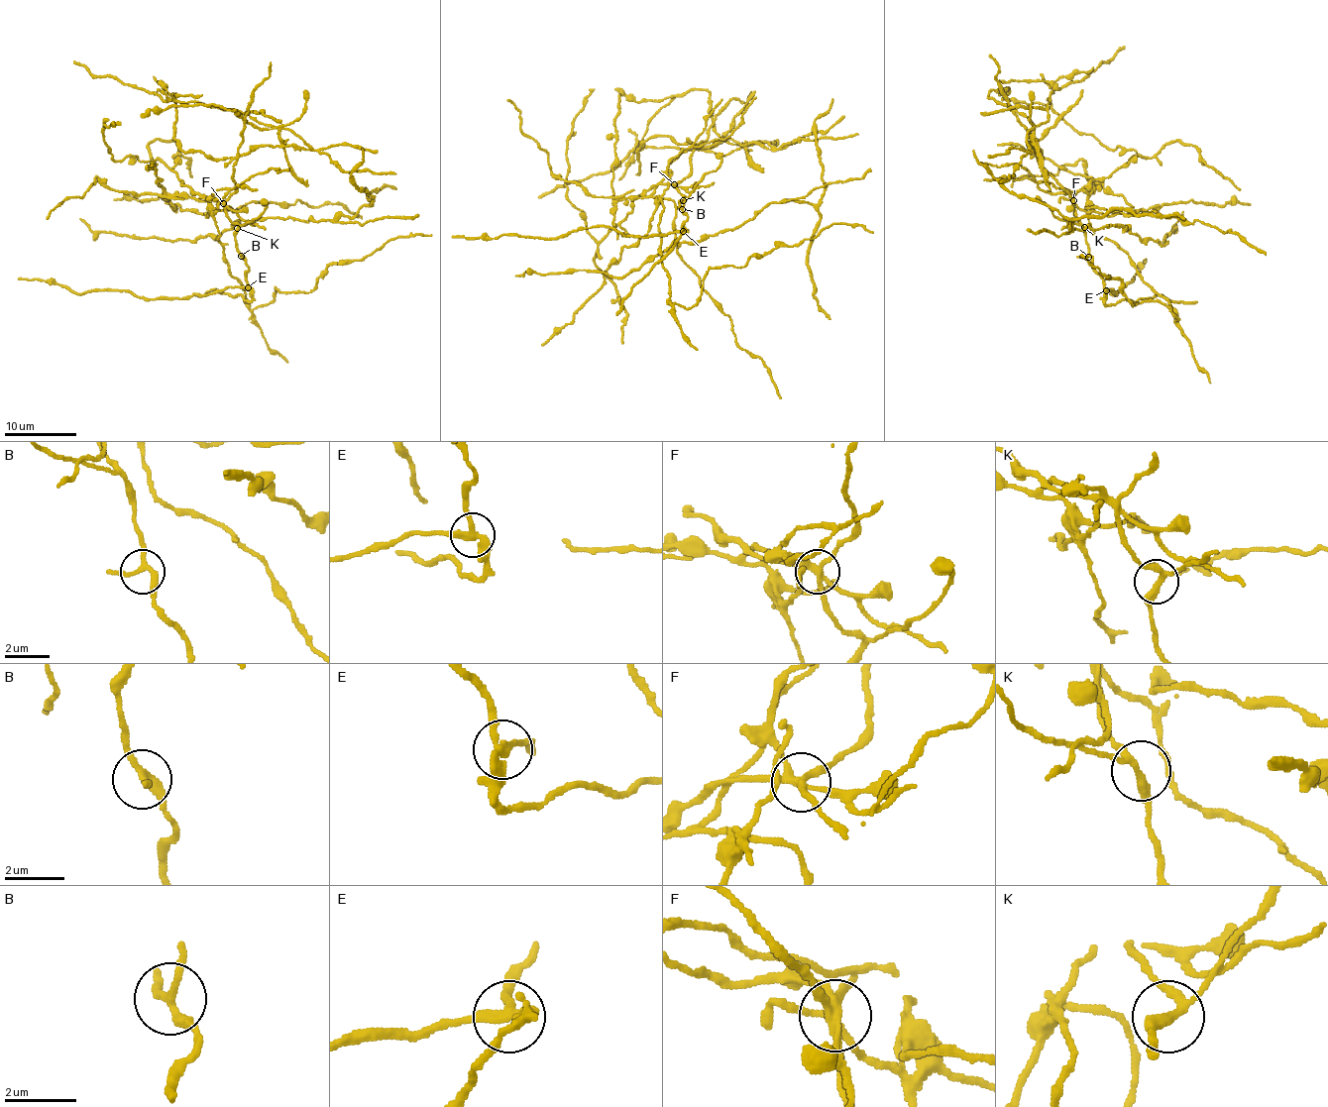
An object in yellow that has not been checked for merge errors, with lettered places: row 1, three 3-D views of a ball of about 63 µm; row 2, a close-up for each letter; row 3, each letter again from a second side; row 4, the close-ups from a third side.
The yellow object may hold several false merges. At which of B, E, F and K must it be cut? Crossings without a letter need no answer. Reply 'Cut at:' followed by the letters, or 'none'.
Cut at: E, F

